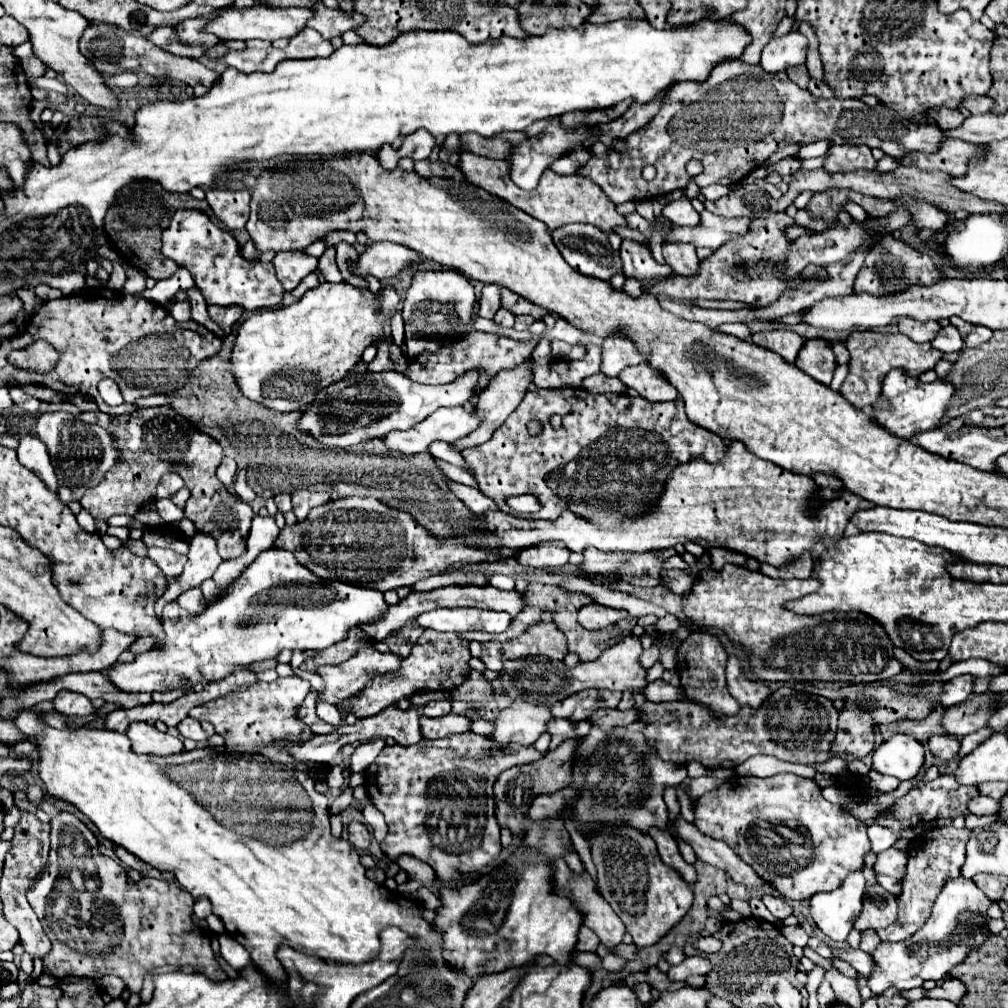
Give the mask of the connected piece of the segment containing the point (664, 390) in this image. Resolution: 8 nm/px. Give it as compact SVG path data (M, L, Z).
M649 363L625 367L619 373L619 379L649 401L661 403L677 399L677 389L667 379L661 379L661 375L657 375L657 371L649 367Z

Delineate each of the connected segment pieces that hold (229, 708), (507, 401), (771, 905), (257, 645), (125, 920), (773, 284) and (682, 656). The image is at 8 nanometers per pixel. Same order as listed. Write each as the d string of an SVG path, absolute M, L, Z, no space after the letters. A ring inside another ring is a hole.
M279 677L273 683L255 683L251 687L241 687L227 697L219 697L205 705L193 707L189 717L197 721L209 721L215 725L215 731L225 739L227 747L233 751L253 751L265 755L273 763L295 765L295 761L287 745L289 743L305 743L305 739L313 739L313 731L301 723L297 711L303 703L305 695L311 691L311 685L299 677Z
M523 361L521 365L517 365L517 367L513 367L513 369L505 369L505 371L499 371L491 381L489 381L489 385L481 391L481 395L479 395L479 399L477 399L477 413L479 413L479 417L483 419L481 421L481 427L477 427L477 431L473 431L473 433L469 433L467 437L463 437L463 439L459 439L457 443L453 443L453 447L455 449L467 449L467 447L475 447L475 445L481 445L481 443L485 443L491 435L493 435L493 431L509 417L509 413L521 403L521 399L525 397L525 391L529 389L529 385L533 383L533 379L531 379L531 361Z
M763 895L761 897L763 899L763 903L765 903L765 907L775 915L775 917L779 917L779 919L785 919L785 917L789 917L789 915L793 915L793 909L791 909L791 905L783 899L783 897L777 897L777 895Z
M265 549L261 551L251 565L245 567L245 571L227 585L227 591L219 595L213 603L205 605L205 609L197 615L189 615L177 601L167 603L163 607L163 627L165 627L165 643L161 647L151 649L149 653L137 655L131 663L117 663L113 665L107 675L119 687L127 693L153 693L153 691L173 691L173 689L185 689L191 691L197 683L209 685L215 681L225 679L227 675L251 667L251 663L275 659L283 649L327 649L339 641L347 639L349 629L365 623L379 621L387 613L389 605L381 591L359 587L351 583L339 583L329 579L315 577L307 567L303 567L295 555L287 549Z
M59 813L51 819L51 853L47 867L41 873L41 905L37 905L37 915L45 927L45 933L49 935L49 941L53 943L49 955L43 959L43 973L57 979L101 979L103 975L113 973L125 981L125 987L131 993L139 993L143 977L161 965L191 965L195 973L201 973L211 981L225 981L229 977L215 959L211 937L191 919L193 903L195 899L177 883L149 877L143 877L137 883L127 883L127 873L121 863L99 853L95 835L77 817ZM71 875L79 875L81 879L73 881Z
M771 213L767 219L753 219L749 225L749 231L737 239L731 239L721 249L713 251L707 259L701 261L701 271L695 279L665 279L649 287L649 293L653 295L667 295L675 301L695 301L695 299L733 299L741 301L753 307L765 307L769 303L775 303L787 289L801 285L809 279L825 279L825 267L805 267L805 271L797 279L777 279L769 267L775 259L785 259L785 251L789 249L789 243L793 243L787 237L787 227L795 225L795 219L787 213ZM737 263L745 263L749 271L737 271Z
M707 631L691 633L681 649L677 651L677 673L681 677L681 685L685 687L687 699L705 703L713 715L737 715L739 703L729 695L727 683L725 683L725 665L727 665L727 651L721 645L717 635L711 635Z

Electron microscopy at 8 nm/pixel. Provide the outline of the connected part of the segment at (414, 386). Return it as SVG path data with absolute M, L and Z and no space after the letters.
M365 371L317 391L315 401L303 409L305 415L299 421L299 429L331 449L345 449L373 437L385 437L395 429L409 429L439 407L457 407L475 399L477 371L467 371L467 375L461 375L461 379L455 379L447 385L413 383L409 377L397 371Z

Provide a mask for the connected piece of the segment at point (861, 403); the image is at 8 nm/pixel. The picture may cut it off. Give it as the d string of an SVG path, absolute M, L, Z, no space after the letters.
M851 331L849 339L847 339L847 349L851 353L851 361L849 361L849 375L845 379L845 383L841 385L841 395L845 399L849 399L849 403L853 403L857 409L871 413L871 403L879 397L881 393L881 383L885 379L885 375L895 369L895 367L903 367L909 375L921 375L927 369L933 369L939 359L941 359L941 351L937 351L935 347L931 347L931 343L915 343L909 341L909 337L905 337L903 333L877 333L877 331Z

